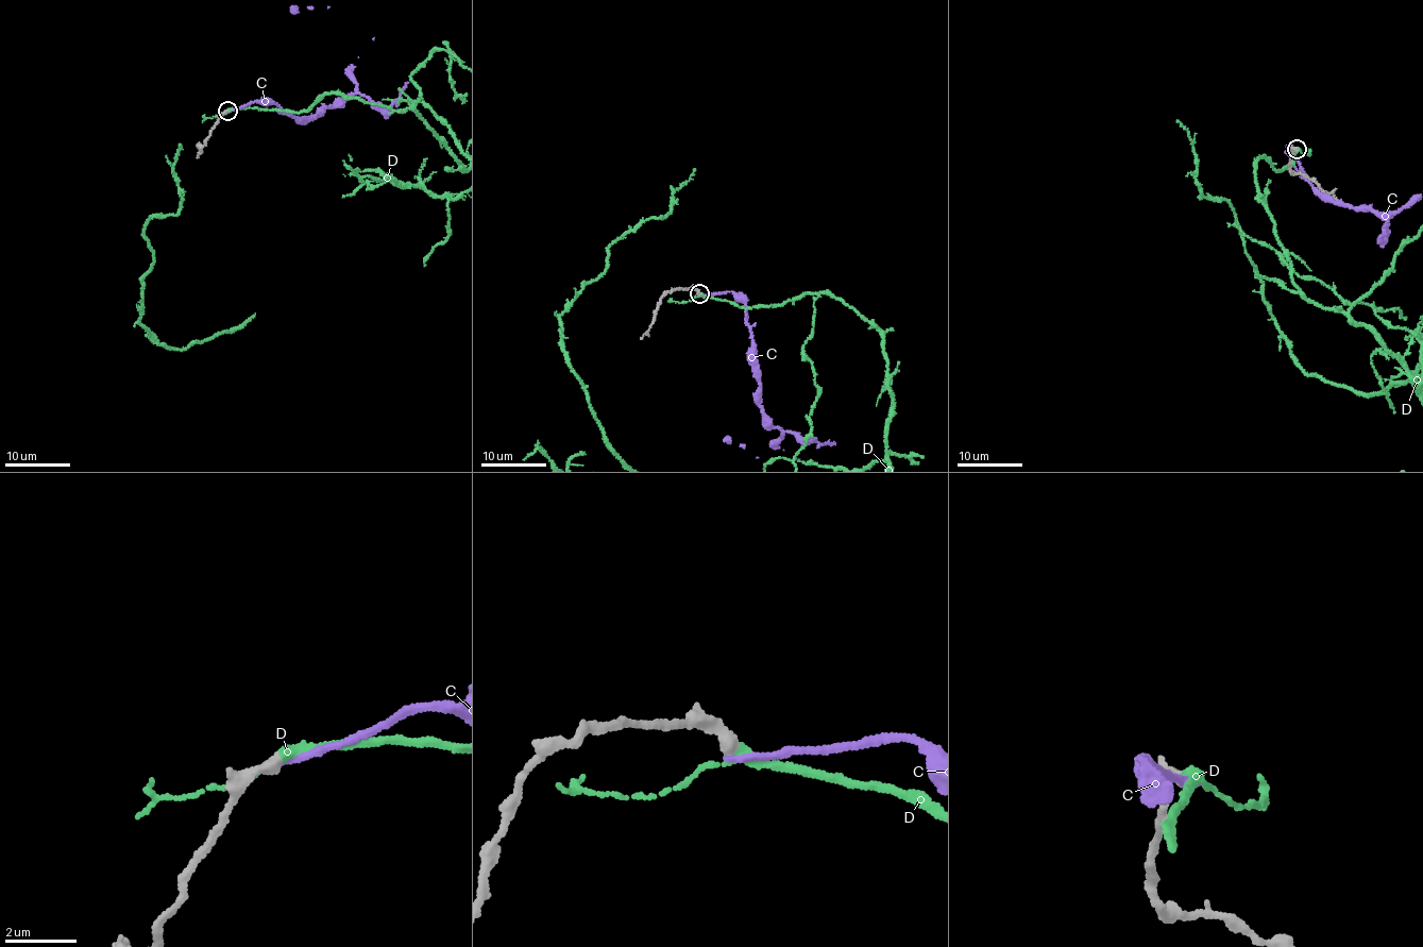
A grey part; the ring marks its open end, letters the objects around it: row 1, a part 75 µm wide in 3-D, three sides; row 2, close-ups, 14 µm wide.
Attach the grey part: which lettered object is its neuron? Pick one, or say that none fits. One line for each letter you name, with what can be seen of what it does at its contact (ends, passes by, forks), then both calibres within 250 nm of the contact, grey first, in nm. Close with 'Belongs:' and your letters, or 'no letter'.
D: it passes by; 380 nm thick on the grey side, 240 nm on the other
Belongs: D

